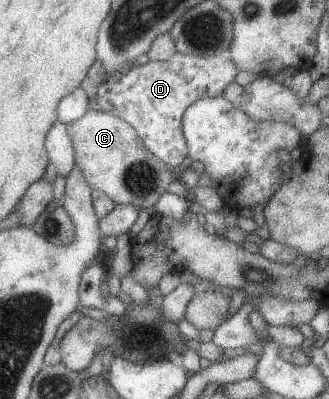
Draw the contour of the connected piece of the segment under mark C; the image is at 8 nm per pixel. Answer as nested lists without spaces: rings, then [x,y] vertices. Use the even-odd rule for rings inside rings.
[[[89,107],[79,119],[67,124],[67,131],[73,145],[74,163],[85,177],[85,183],[91,191],[103,193],[115,204],[131,204],[140,209],[151,207],[166,192],[167,186],[177,174],[143,147],[141,139],[129,123],[111,113]]]

